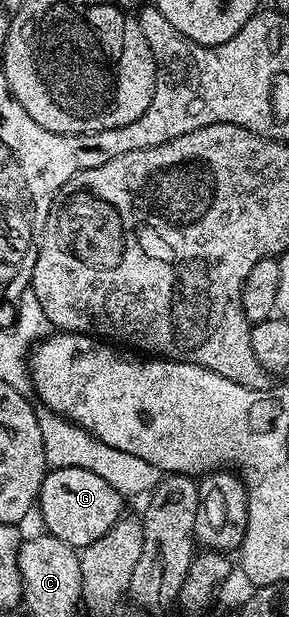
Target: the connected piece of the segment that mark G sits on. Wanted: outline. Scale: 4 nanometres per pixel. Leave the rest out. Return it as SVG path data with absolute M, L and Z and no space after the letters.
M67 466L46 471L35 508L38 513L41 511L41 520L45 523L44 531L48 535L59 538L70 544L72 548L80 550L91 546L95 538L103 538L103 534L107 534L107 530L115 526L115 522L123 515L121 503L123 503L121 493L107 486L107 482L99 478L99 474L91 474L91 470L79 470L79 466Z

